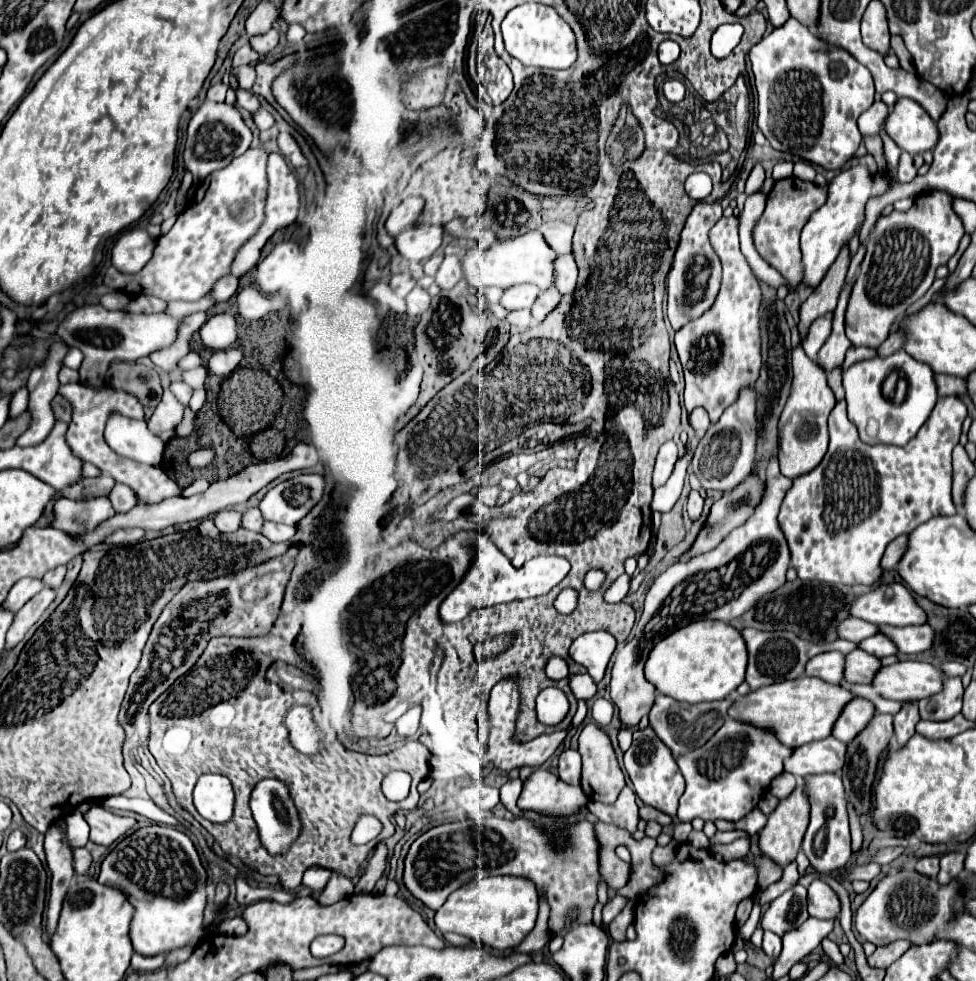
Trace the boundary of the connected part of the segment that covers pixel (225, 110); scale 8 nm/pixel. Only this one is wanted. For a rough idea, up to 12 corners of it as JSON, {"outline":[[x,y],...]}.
{"outline":[[205,100],[189,122],[197,186],[251,148],[235,104]]}

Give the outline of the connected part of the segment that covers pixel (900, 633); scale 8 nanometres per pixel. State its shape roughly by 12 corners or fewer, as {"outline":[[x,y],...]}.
{"outline":[[929,624],[883,626],[903,654],[927,652],[935,640]]}

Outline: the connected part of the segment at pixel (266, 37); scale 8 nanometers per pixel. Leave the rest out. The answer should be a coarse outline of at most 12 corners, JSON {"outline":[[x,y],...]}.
{"outline":[[271,28],[265,34],[249,36],[255,52],[267,54],[279,42],[279,30]]}

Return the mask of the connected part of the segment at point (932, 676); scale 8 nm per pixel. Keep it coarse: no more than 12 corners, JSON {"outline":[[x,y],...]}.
{"outline":[[929,662],[883,666],[873,688],[889,700],[919,702],[943,690]]}

